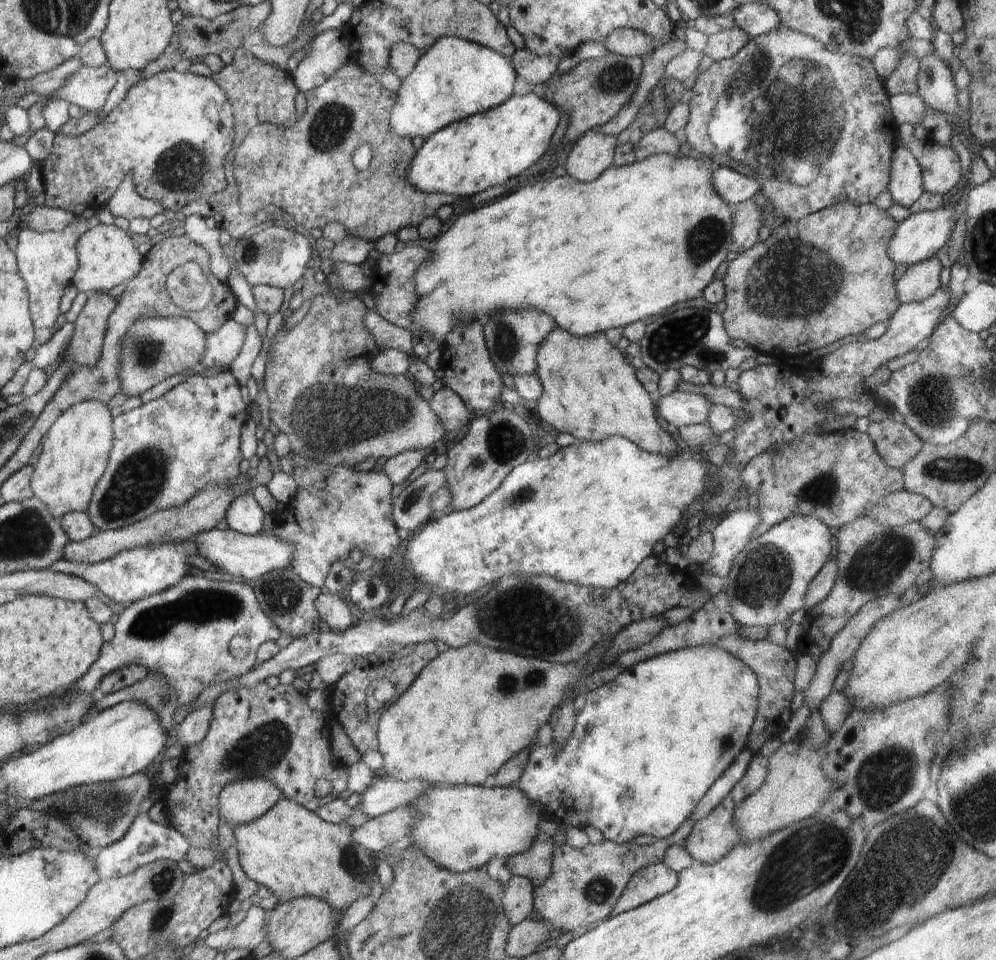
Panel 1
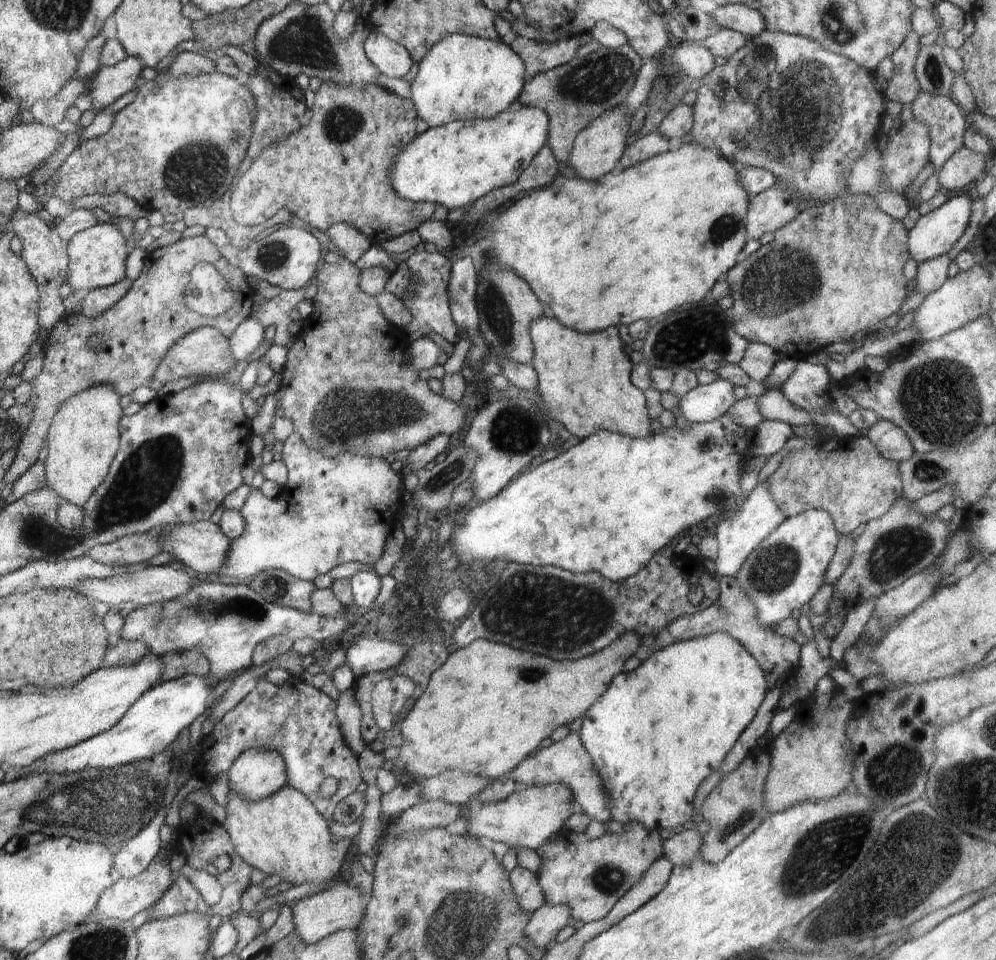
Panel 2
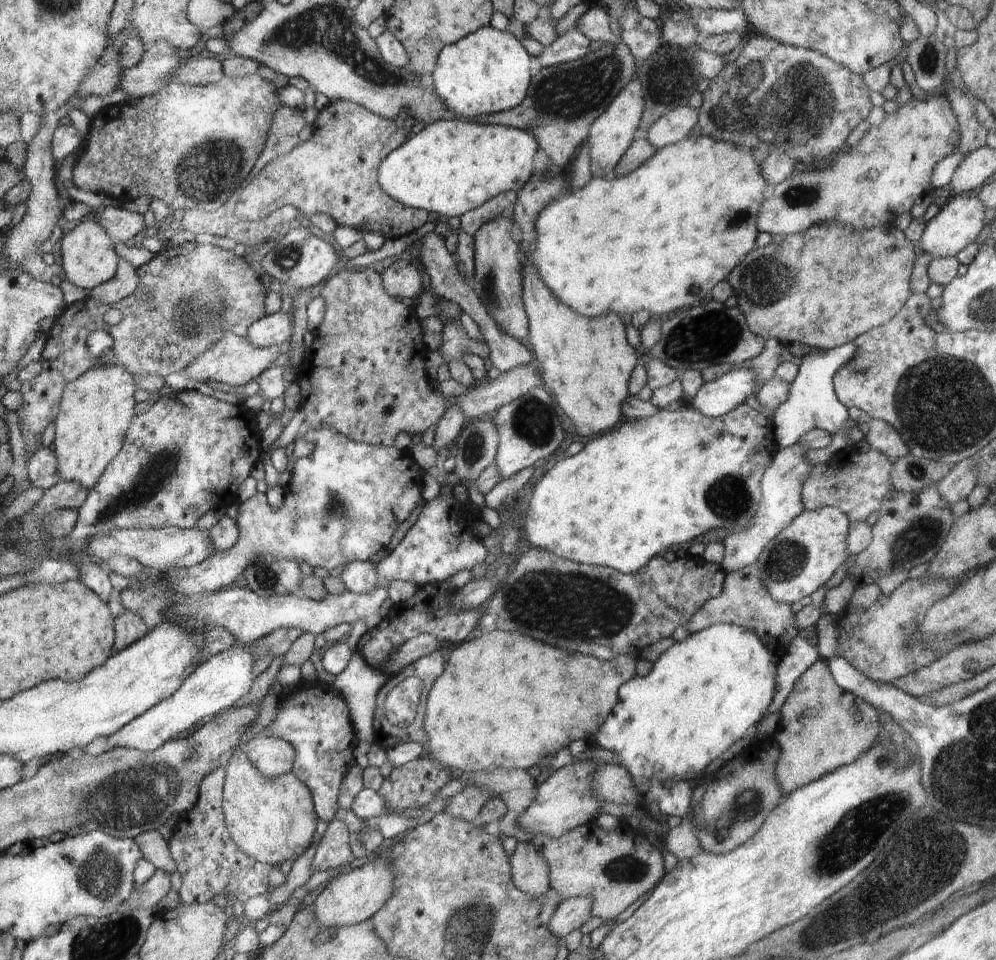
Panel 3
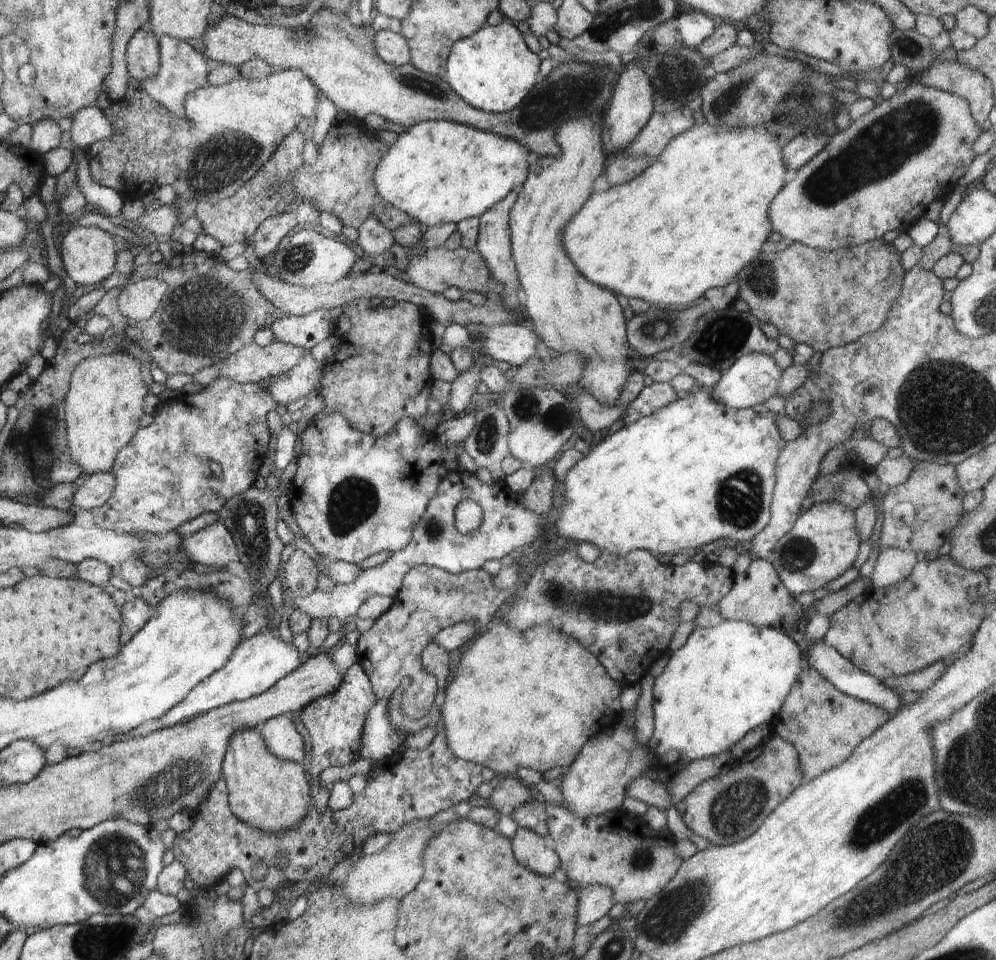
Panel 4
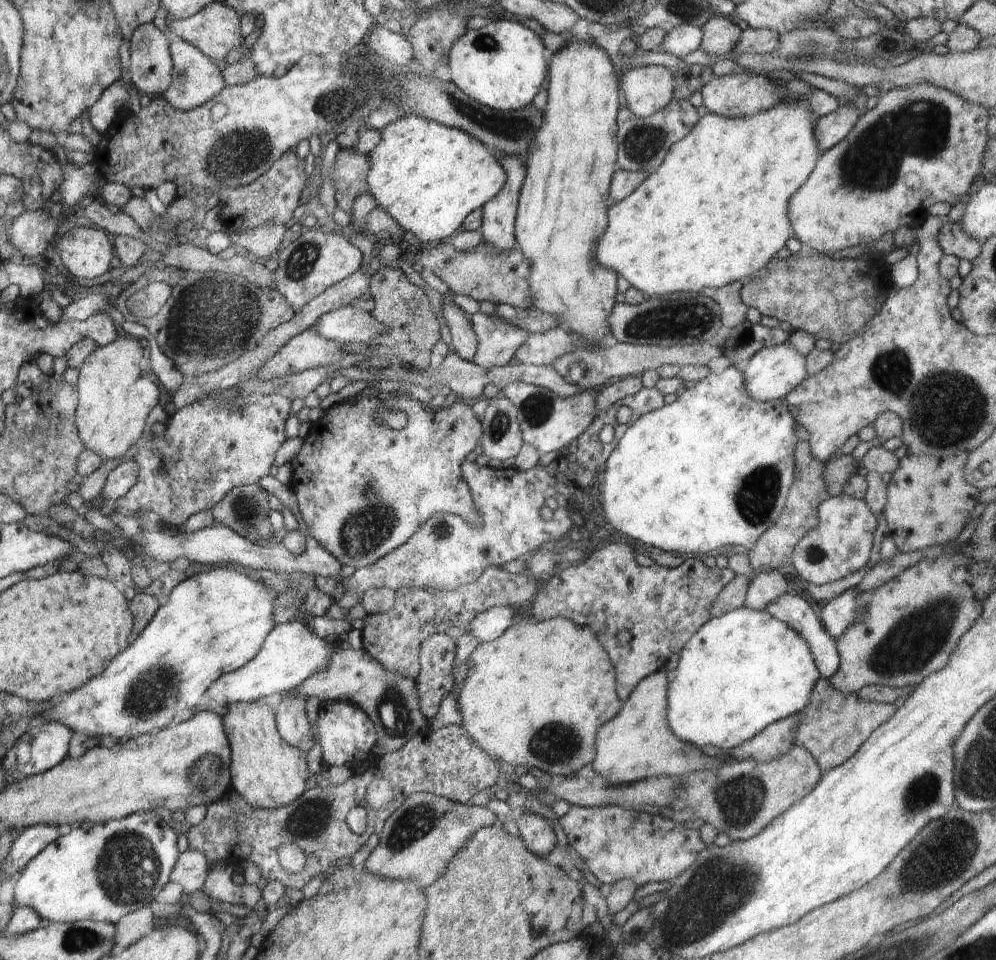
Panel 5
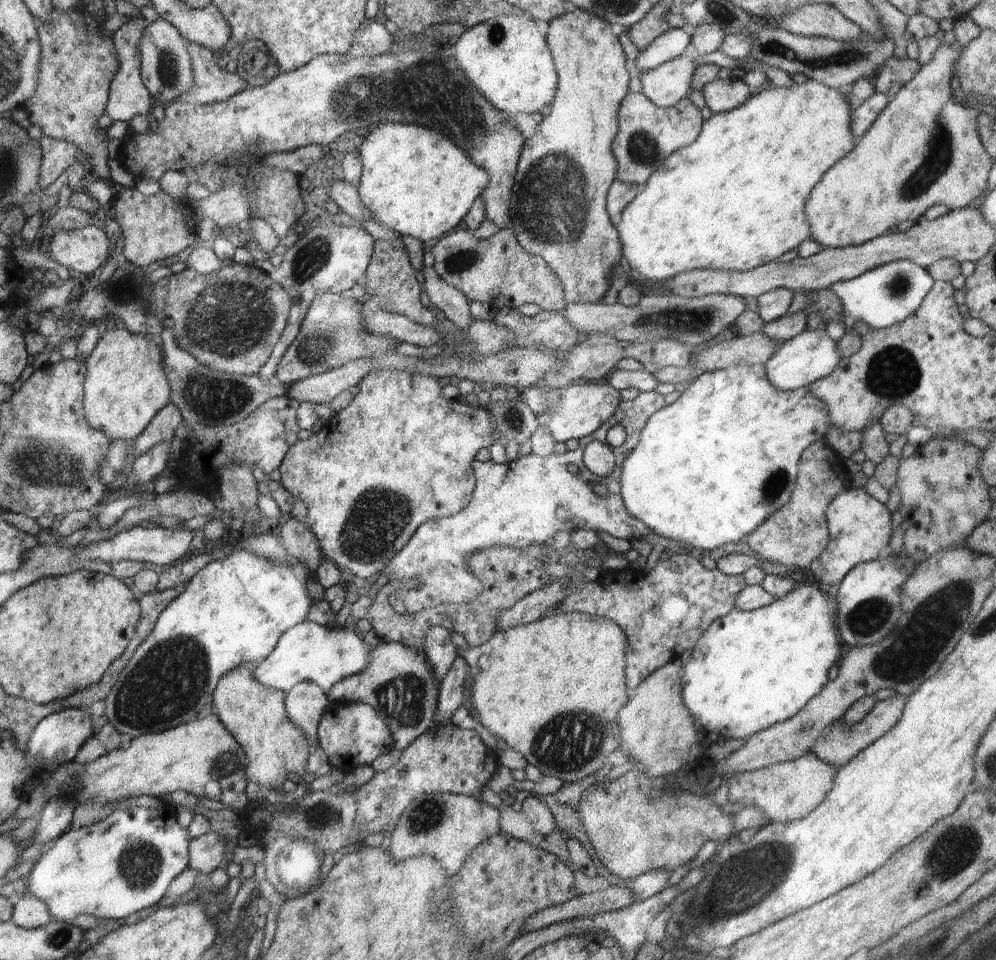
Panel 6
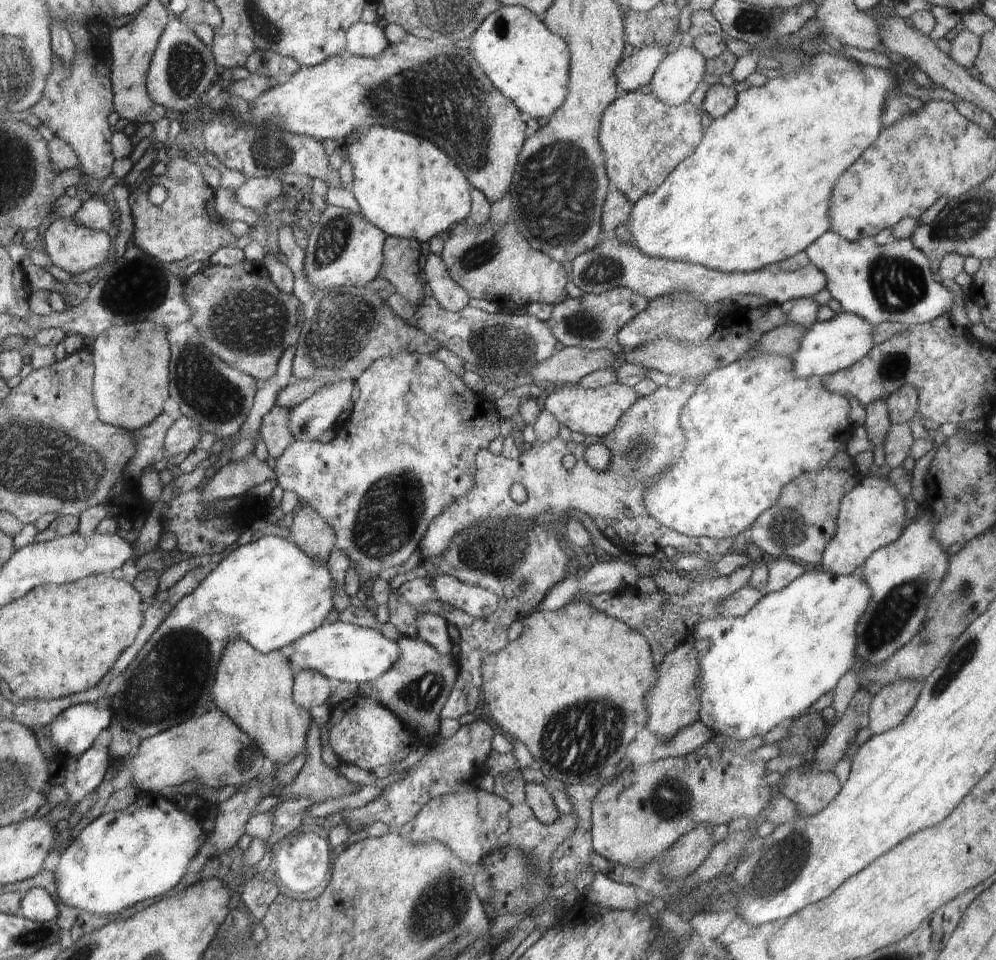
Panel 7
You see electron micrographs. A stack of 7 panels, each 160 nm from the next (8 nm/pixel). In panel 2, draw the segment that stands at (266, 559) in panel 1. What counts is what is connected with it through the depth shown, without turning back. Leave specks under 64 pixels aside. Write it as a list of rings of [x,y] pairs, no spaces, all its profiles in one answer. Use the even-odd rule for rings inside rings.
[[[212,521],[163,527],[161,538],[163,539],[163,550],[161,551],[168,552],[174,563],[203,577],[208,573],[217,573],[222,570],[222,566],[230,554],[230,548],[232,548],[232,540],[222,532],[219,525],[215,525]]]

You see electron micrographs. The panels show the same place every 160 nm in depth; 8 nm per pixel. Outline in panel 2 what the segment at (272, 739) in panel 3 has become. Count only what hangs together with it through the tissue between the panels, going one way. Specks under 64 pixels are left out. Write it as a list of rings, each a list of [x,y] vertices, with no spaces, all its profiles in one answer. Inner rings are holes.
[[[255,748],[244,751],[228,770],[230,791],[250,800],[266,799],[287,784],[287,765],[276,751]]]

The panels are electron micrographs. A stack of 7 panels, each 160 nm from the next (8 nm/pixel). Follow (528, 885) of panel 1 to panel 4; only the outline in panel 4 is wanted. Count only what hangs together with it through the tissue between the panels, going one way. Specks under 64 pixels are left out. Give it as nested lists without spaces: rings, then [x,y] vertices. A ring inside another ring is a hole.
[[[518,827],[511,845],[516,860],[537,874],[552,877],[560,866],[558,853],[549,844],[548,838],[533,830]]]

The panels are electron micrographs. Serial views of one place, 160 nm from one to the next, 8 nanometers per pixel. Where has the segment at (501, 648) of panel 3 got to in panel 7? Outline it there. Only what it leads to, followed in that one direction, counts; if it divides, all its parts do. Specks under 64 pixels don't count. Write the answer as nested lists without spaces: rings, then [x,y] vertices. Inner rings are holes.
[[[575,600],[554,610],[536,610],[520,621],[524,625],[522,636],[500,652],[485,656],[481,664],[481,699],[488,705],[492,724],[510,740],[517,738],[526,744],[535,760],[532,767],[540,768],[548,778],[570,785],[586,776],[614,773],[625,758],[626,748],[649,719],[644,694],[656,684],[658,674],[648,641],[623,620]],[[600,710],[624,714],[624,720],[600,720],[596,716]]]

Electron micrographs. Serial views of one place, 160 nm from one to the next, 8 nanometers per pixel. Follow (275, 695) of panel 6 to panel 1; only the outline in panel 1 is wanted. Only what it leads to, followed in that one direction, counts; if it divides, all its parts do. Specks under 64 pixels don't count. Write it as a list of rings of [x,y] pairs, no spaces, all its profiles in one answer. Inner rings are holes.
[[[282,798],[260,819],[234,826],[233,833],[240,866],[253,881],[269,888],[282,901],[294,897],[316,897],[327,901],[337,912],[343,912],[358,897],[370,894],[370,881],[374,878],[374,862],[356,842],[355,830],[348,823],[329,823],[295,800]]]

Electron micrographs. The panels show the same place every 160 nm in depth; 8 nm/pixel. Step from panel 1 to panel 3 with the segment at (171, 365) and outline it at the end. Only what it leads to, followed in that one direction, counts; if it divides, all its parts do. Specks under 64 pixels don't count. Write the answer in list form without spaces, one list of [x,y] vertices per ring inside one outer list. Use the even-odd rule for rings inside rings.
[[[231,332],[224,333],[223,339],[215,344],[215,347],[208,349],[199,359],[191,362],[180,373],[189,379],[200,382],[223,382],[228,386],[244,386],[250,380],[258,378],[270,365],[281,362],[284,347],[274,345],[260,348],[250,344],[246,338],[239,337]]]

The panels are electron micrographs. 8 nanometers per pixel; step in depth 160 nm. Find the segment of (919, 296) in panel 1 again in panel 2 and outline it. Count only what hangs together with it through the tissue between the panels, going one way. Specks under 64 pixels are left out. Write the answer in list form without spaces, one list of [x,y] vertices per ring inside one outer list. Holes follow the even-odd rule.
[[[942,255],[929,261],[921,262],[914,278],[916,291],[922,292],[925,296],[938,290],[948,278],[948,268],[952,258]]]

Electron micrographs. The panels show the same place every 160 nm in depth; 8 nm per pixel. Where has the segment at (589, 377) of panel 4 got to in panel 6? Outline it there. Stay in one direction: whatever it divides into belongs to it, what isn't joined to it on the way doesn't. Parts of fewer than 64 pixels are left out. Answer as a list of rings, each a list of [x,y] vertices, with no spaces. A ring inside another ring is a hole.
[[[569,7],[564,14],[552,19],[549,22],[548,32],[545,34],[545,37],[556,65],[559,81],[556,96],[551,102],[550,114],[544,116],[542,122],[537,125],[535,134],[524,141],[511,192],[508,226],[516,233],[517,241],[526,252],[544,258],[550,268],[558,275],[563,284],[566,304],[568,302],[596,303],[603,298],[604,292],[609,289],[612,283],[609,280],[609,272],[614,267],[620,266],[620,258],[623,256],[619,234],[616,226],[612,224],[608,216],[606,205],[607,192],[614,179],[617,178],[617,162],[612,154],[611,144],[618,126],[617,112],[620,108],[621,100],[627,95],[631,71],[626,66],[624,49],[621,42],[612,33],[611,26],[604,19],[584,9]]]

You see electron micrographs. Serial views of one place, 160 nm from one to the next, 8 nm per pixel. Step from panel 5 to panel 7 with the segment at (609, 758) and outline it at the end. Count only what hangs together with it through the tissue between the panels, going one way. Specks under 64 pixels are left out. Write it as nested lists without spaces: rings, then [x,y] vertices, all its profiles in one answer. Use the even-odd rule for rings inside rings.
[[[696,637],[686,639],[669,652],[657,667],[656,684],[644,698],[649,719],[647,726],[659,739],[671,739],[681,728],[694,724],[699,719],[701,700],[697,691],[697,672],[700,653],[694,649]]]

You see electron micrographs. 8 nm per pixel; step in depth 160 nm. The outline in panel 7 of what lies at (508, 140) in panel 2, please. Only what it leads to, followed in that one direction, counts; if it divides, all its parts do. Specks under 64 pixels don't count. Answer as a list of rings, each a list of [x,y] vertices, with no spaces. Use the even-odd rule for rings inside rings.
[[[374,125],[355,137],[357,141],[342,149],[345,160],[353,166],[353,181],[350,190],[358,202],[361,215],[383,229],[387,236],[416,239],[428,243],[434,236],[445,236],[471,211],[471,184],[456,163],[432,142],[418,138],[395,128]]]

